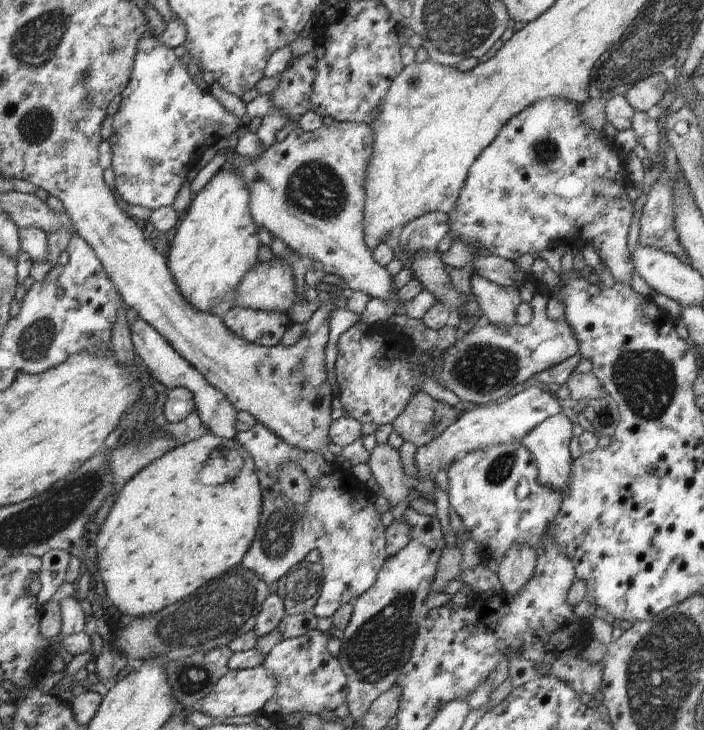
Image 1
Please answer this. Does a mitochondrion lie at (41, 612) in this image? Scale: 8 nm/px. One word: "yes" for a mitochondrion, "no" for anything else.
no

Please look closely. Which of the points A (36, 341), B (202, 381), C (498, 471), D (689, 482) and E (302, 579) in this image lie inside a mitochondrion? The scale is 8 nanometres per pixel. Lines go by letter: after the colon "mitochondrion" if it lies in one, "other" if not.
A: mitochondrion
B: other
C: mitochondrion
D: other
E: mitochondrion

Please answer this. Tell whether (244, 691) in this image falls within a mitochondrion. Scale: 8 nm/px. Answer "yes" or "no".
no

